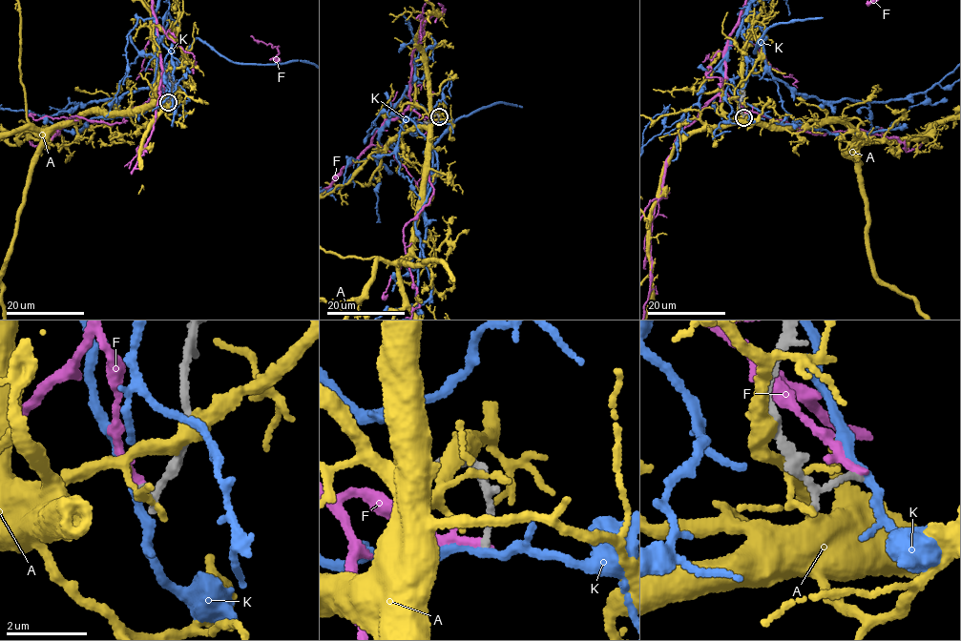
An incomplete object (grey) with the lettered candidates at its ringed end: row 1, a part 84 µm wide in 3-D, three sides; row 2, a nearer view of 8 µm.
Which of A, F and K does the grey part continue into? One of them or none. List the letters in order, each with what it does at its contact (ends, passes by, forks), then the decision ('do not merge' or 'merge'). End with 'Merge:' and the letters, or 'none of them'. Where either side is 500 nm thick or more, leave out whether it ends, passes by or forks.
A: it passes by; do not merge
F: it ends; do not merge
K: it passes by; do not merge
Merge: none of them

